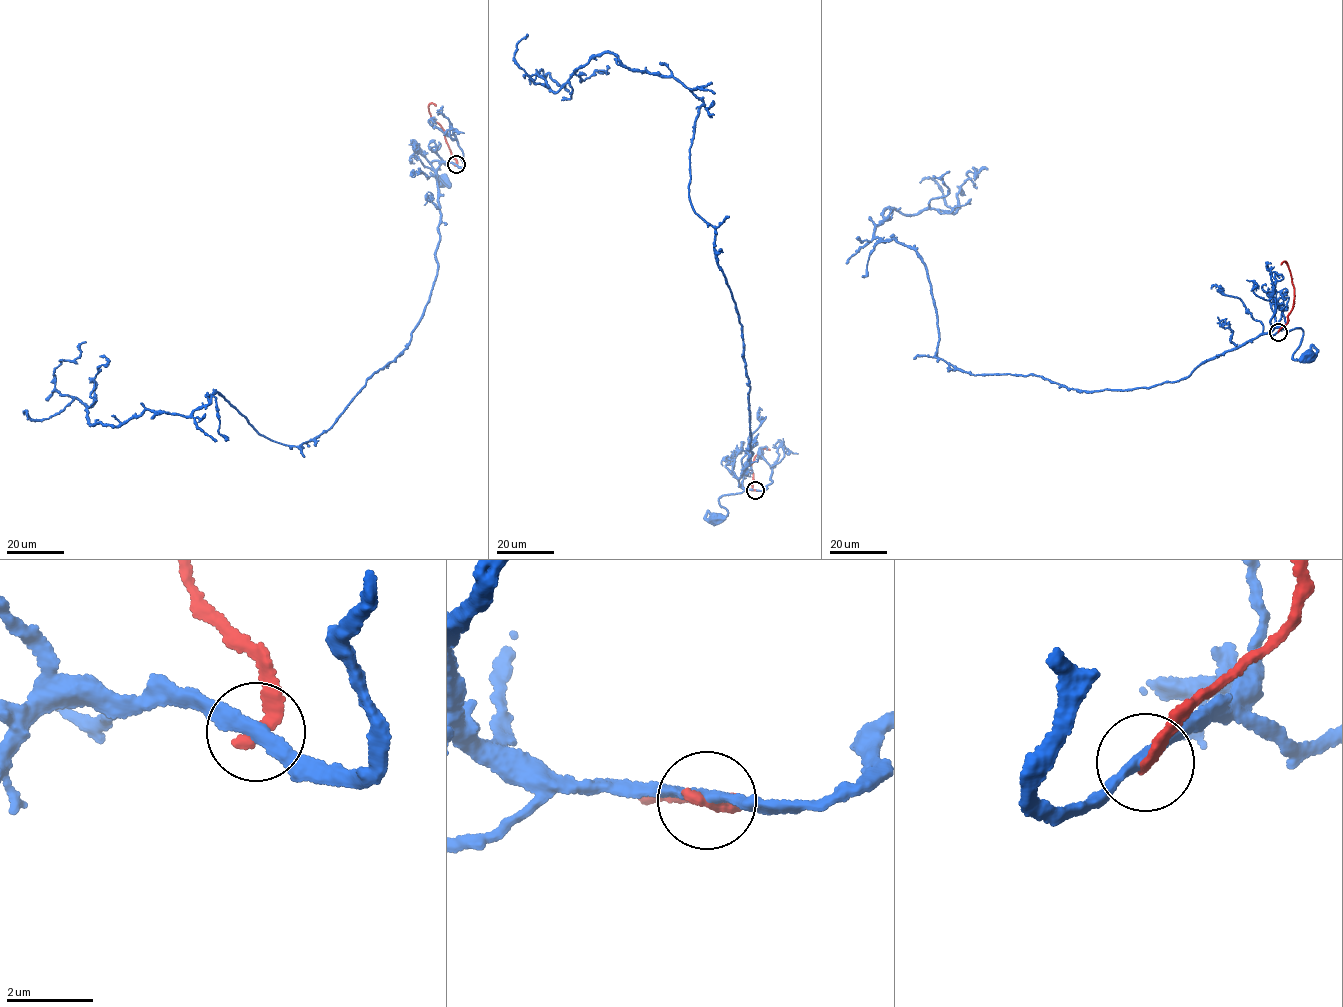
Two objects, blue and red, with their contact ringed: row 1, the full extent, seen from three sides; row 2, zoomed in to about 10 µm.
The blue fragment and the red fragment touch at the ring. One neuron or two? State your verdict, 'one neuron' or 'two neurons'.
two neurons

